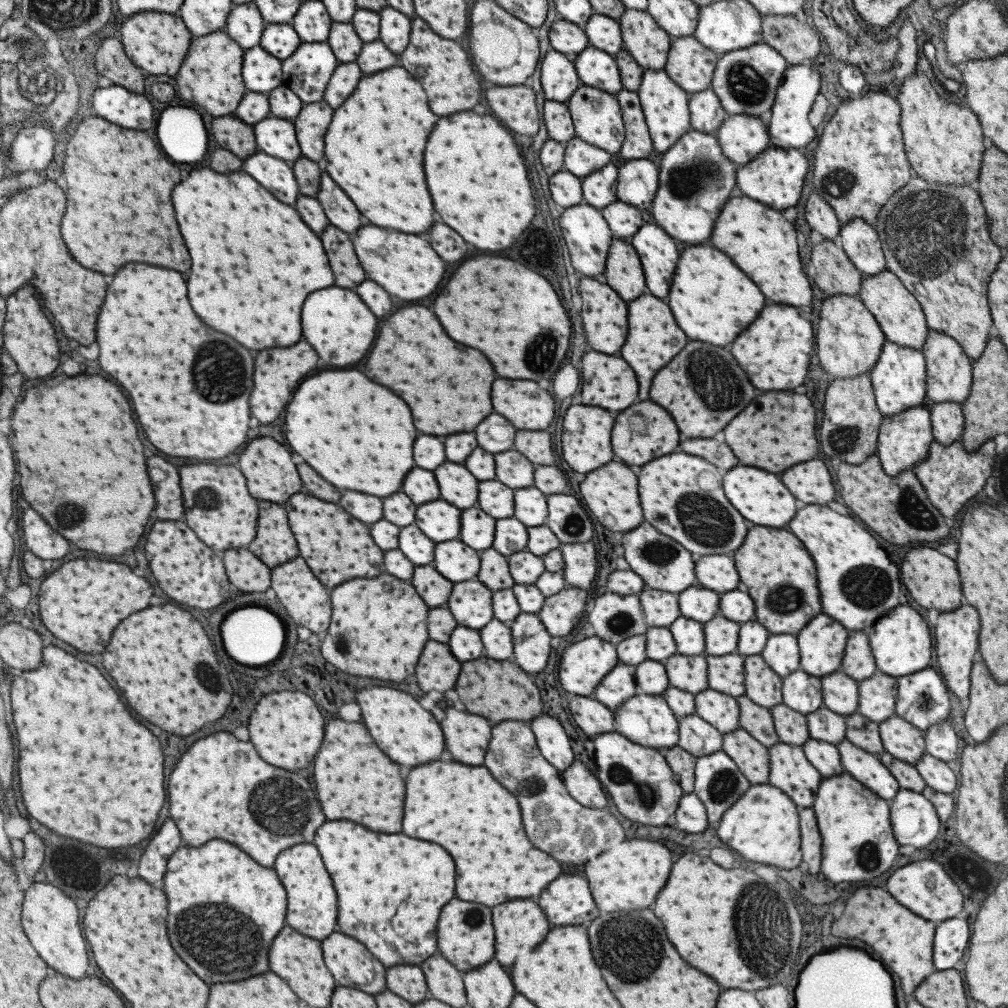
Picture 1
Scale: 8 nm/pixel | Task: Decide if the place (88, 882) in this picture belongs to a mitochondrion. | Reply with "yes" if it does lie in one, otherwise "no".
no

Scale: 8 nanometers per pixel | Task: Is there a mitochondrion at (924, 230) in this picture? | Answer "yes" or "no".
yes

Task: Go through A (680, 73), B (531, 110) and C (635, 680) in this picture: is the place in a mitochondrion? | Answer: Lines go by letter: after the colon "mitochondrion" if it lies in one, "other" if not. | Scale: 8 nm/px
A: other
B: other
C: other

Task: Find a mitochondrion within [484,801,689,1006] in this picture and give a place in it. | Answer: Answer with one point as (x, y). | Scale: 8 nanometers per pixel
(622, 943)

